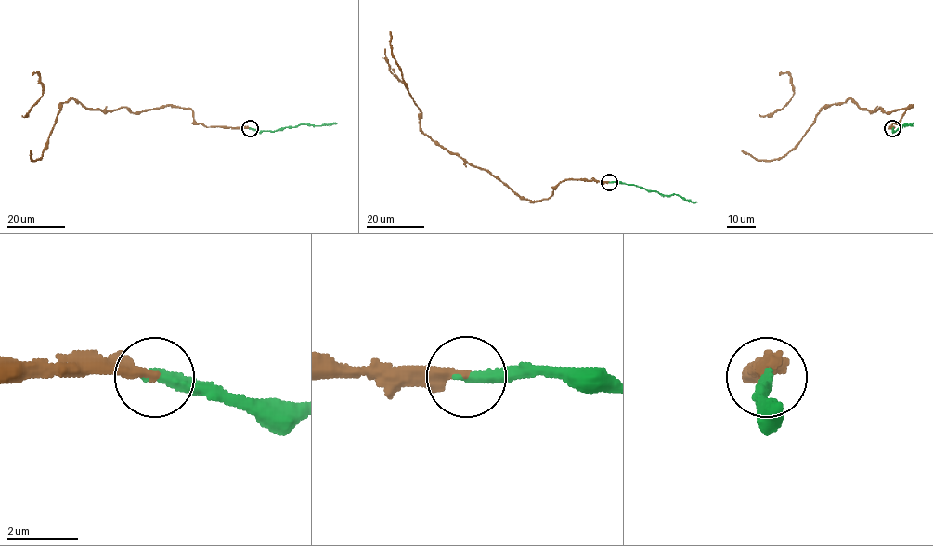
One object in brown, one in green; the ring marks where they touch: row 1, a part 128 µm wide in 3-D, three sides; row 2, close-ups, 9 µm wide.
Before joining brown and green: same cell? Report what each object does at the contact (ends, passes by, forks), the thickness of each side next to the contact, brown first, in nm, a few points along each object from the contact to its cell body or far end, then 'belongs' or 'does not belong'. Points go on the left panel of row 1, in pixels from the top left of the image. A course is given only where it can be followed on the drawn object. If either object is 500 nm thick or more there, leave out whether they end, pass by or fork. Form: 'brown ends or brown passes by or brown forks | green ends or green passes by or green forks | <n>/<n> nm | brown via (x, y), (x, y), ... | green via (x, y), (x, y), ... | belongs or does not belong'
brown ends | green ends | 280/320 nm | brown via (250, 128), (204, 126), (178, 107), (133, 113), (69, 99), (41, 157), (30, 149) | green via (250, 128), (274, 131), (304, 123), (337, 123) | belongs

